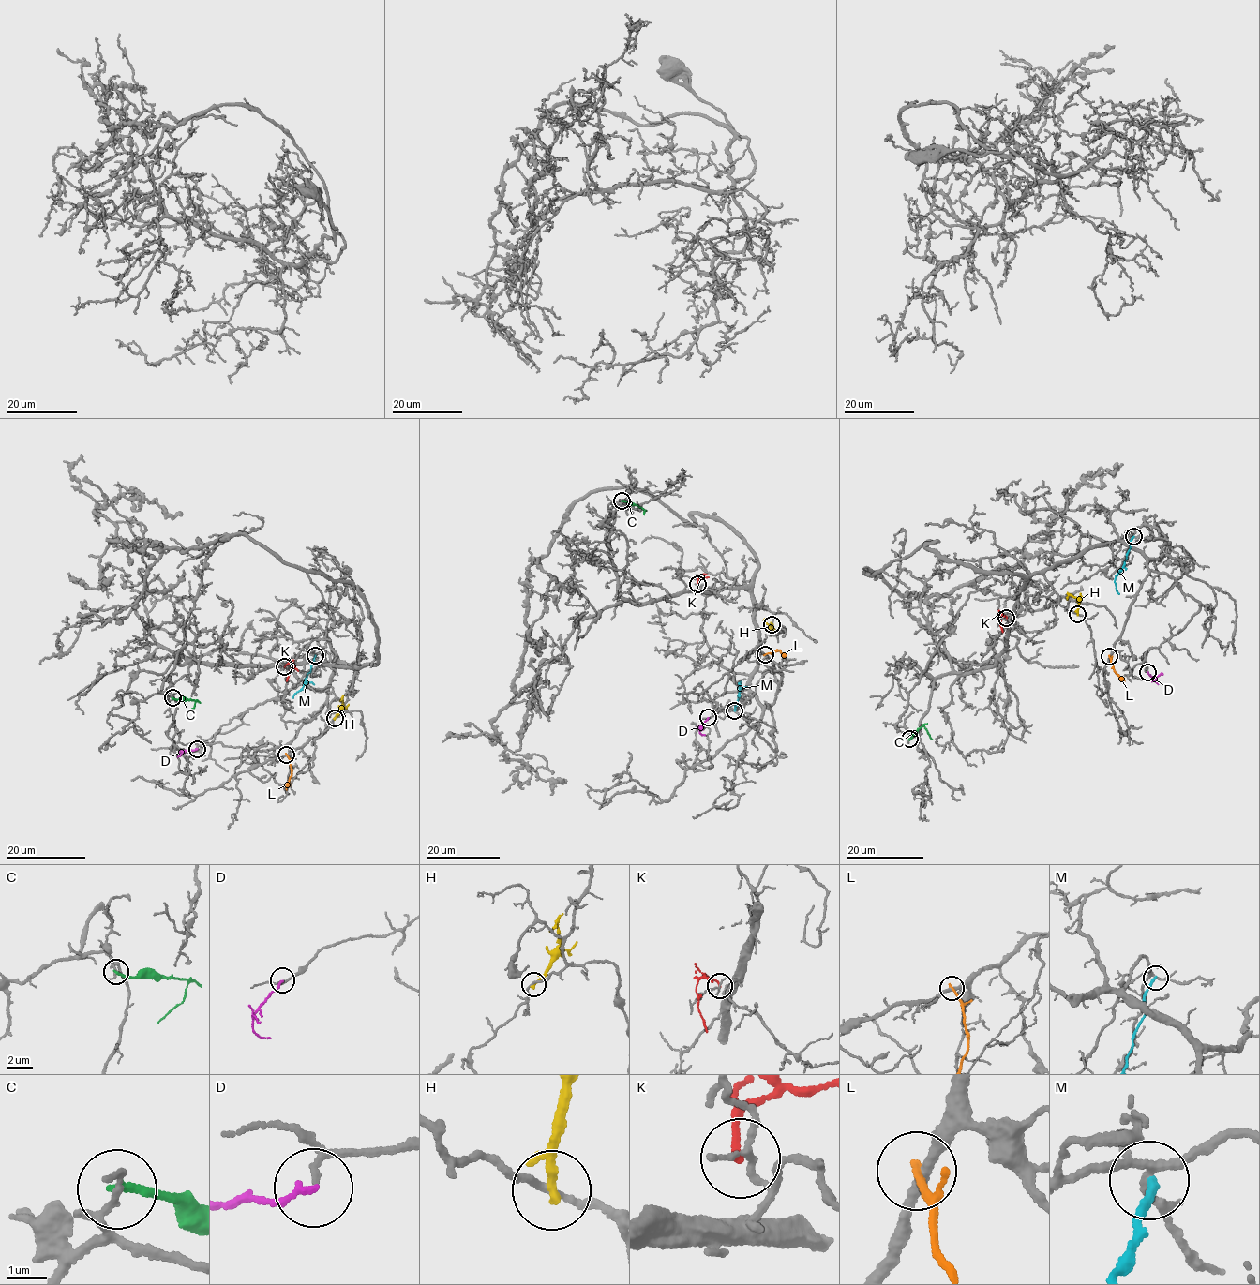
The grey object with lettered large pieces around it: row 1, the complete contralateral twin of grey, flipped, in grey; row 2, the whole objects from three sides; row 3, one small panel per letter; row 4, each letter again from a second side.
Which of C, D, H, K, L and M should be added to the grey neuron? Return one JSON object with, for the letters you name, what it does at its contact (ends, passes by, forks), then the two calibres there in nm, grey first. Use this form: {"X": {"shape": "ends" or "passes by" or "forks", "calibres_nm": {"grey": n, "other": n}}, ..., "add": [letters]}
{"D": {"shape": "ends", "calibres_nm": {"grey": 100, "other": 160}}, "add": ["D"]}

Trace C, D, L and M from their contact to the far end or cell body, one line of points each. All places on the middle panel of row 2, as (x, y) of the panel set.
C: (622, 500), (641, 508), (644, 515)
D: (709, 717), (699, 728), (699, 733), (705, 735)
L: (764, 653), (779, 650), (786, 656)
M: (734, 710), (740, 685)

